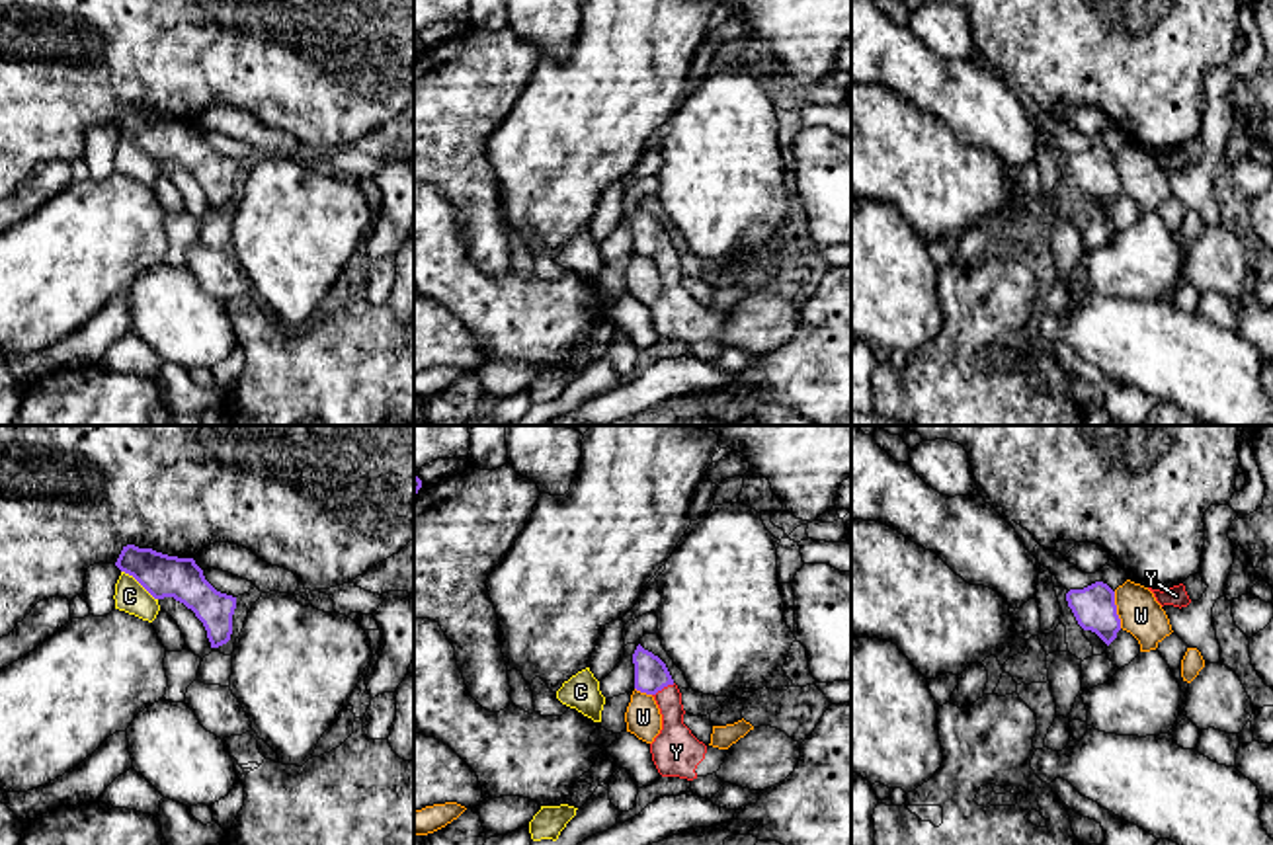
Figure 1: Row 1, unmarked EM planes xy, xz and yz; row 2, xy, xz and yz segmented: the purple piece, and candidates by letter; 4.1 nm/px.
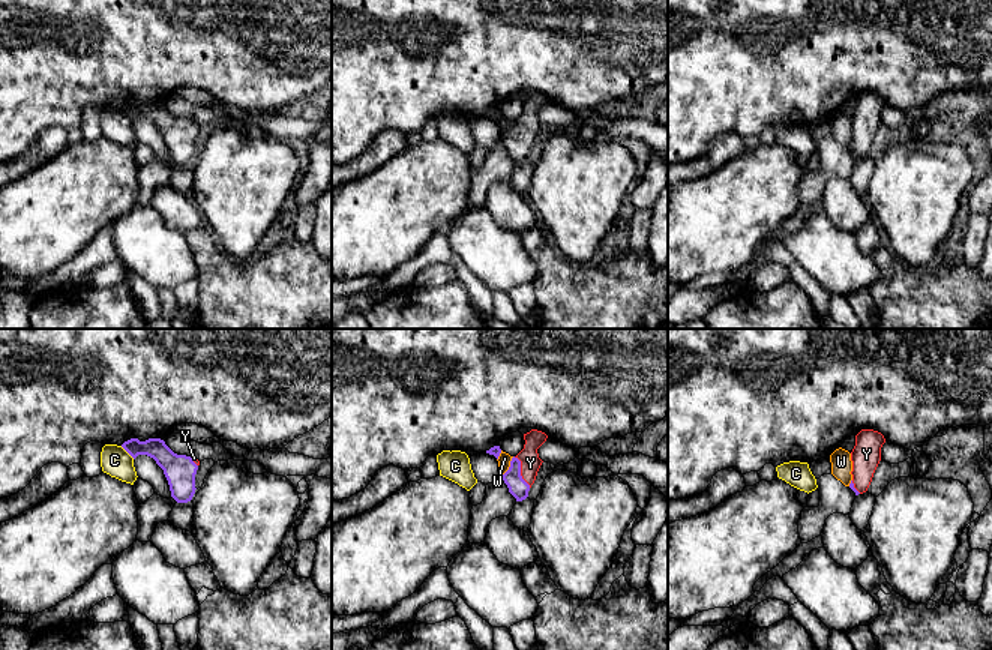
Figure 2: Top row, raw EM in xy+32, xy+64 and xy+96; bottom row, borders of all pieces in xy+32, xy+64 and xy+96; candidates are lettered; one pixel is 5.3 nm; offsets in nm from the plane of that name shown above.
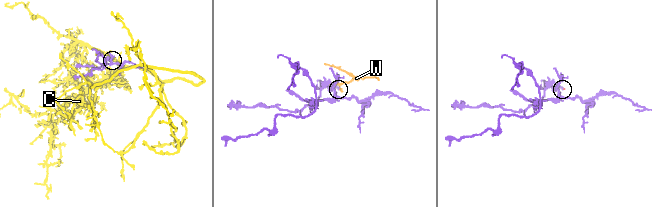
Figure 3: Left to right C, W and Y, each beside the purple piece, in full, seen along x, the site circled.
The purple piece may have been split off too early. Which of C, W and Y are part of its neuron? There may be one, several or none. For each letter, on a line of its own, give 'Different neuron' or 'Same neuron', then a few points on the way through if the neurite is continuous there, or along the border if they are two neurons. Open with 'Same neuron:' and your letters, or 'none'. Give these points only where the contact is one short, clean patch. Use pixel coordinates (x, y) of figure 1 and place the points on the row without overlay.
Same neuron: Y
C: Different neuron
W: Different neuron. Boundary: yz (1113, 155), (1121, 190)
Y: Same neuron. Path across: xz (651, 237), (662, 250), (672, 274), (674, 309)

